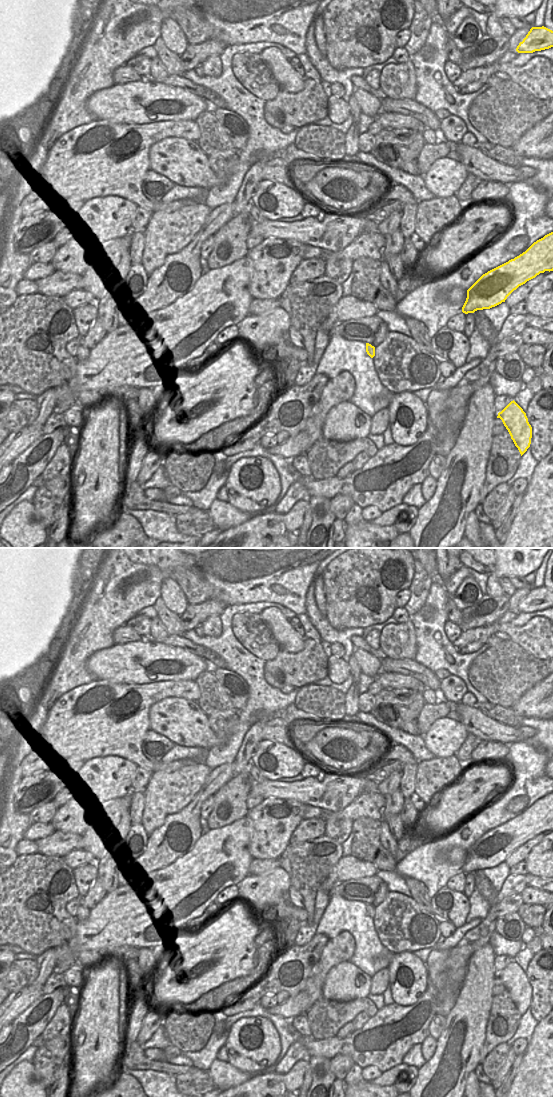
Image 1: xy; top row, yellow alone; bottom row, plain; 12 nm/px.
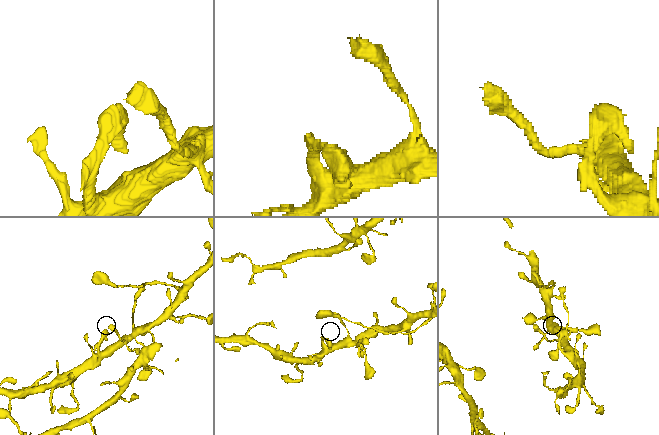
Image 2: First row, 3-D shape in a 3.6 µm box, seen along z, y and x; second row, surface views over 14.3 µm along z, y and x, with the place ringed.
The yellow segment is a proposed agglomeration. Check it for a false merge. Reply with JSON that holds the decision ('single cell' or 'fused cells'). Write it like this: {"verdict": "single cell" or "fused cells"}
{"verdict": "single cell"}

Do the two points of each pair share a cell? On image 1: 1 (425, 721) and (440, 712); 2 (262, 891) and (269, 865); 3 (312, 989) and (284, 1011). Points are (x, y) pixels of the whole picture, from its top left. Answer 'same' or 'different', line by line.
1: same
2: different
3: same

